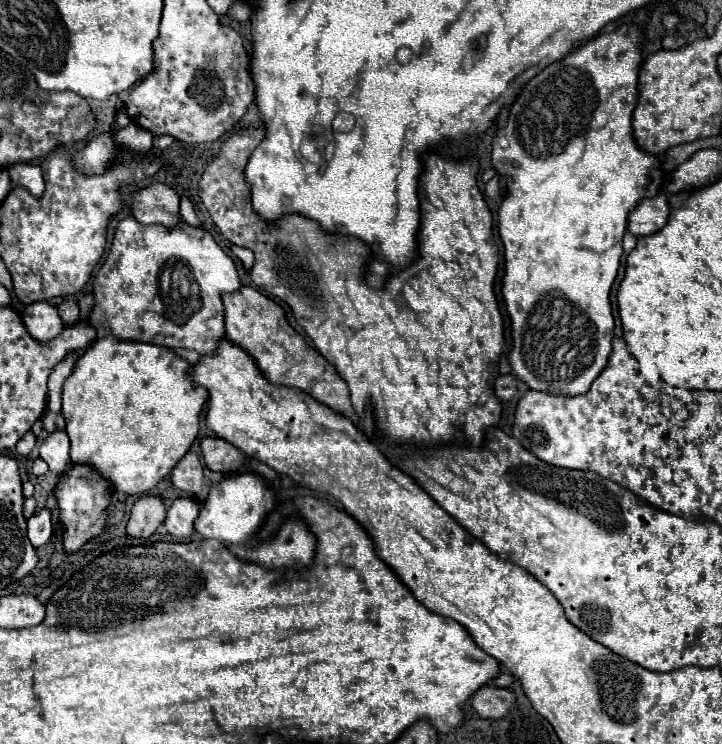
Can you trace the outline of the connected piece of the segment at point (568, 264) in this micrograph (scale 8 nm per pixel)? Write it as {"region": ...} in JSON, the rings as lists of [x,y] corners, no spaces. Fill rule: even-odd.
{"region":[[[624,25],[612,33],[602,33],[590,39],[588,43],[580,45],[572,53],[568,53],[564,59],[550,63],[548,69],[532,77],[524,85],[516,101],[512,103],[506,125],[494,131],[492,165],[500,175],[508,179],[508,191],[498,209],[498,233],[504,245],[502,299],[512,321],[512,351],[508,353],[508,361],[516,377],[522,383],[526,383],[526,387],[532,391],[544,391],[544,393],[562,395],[562,397],[576,397],[580,393],[588,393],[592,381],[600,375],[612,351],[614,317],[612,317],[612,307],[610,307],[608,297],[610,297],[610,289],[620,267],[622,237],[626,233],[628,215],[632,213],[632,209],[636,209],[636,205],[644,197],[658,195],[664,185],[664,171],[662,171],[660,159],[648,153],[642,153],[640,149],[636,149],[636,143],[632,141],[632,109],[636,107],[636,79],[638,79],[640,65],[642,65],[642,31],[640,29],[632,25]]]}

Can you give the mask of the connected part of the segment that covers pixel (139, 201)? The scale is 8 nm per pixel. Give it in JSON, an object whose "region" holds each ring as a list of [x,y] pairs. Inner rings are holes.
{"region":[[[154,183],[132,195],[132,213],[142,225],[176,227],[180,217],[180,197],[162,183]]]}

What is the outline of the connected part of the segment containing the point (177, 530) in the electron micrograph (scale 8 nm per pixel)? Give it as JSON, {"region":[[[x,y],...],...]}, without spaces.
{"region":[[[180,497],[174,499],[174,503],[170,505],[168,513],[166,513],[166,529],[170,535],[176,537],[188,537],[194,531],[194,521],[200,513],[200,505],[198,501],[190,499],[190,497]]]}

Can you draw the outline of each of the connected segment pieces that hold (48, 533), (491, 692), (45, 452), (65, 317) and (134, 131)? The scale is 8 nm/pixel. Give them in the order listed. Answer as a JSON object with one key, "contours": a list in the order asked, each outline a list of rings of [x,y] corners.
{"contours":[[[[42,509],[36,517],[28,519],[28,539],[38,549],[44,543],[48,543],[52,537],[52,523],[50,523],[50,511]]],[[[484,685],[470,697],[470,705],[484,719],[500,719],[514,707],[514,695],[508,689]]],[[[56,431],[48,435],[48,439],[40,445],[40,457],[48,463],[50,471],[54,471],[56,475],[64,473],[64,469],[68,469],[68,465],[72,463],[68,435],[64,431]]],[[[66,299],[58,305],[58,315],[60,319],[64,321],[64,325],[70,325],[70,323],[76,323],[78,321],[78,305],[76,301],[72,299]]],[[[134,121],[120,130],[115,136],[115,143],[124,145],[139,153],[146,153],[153,146],[153,135]]]]}

